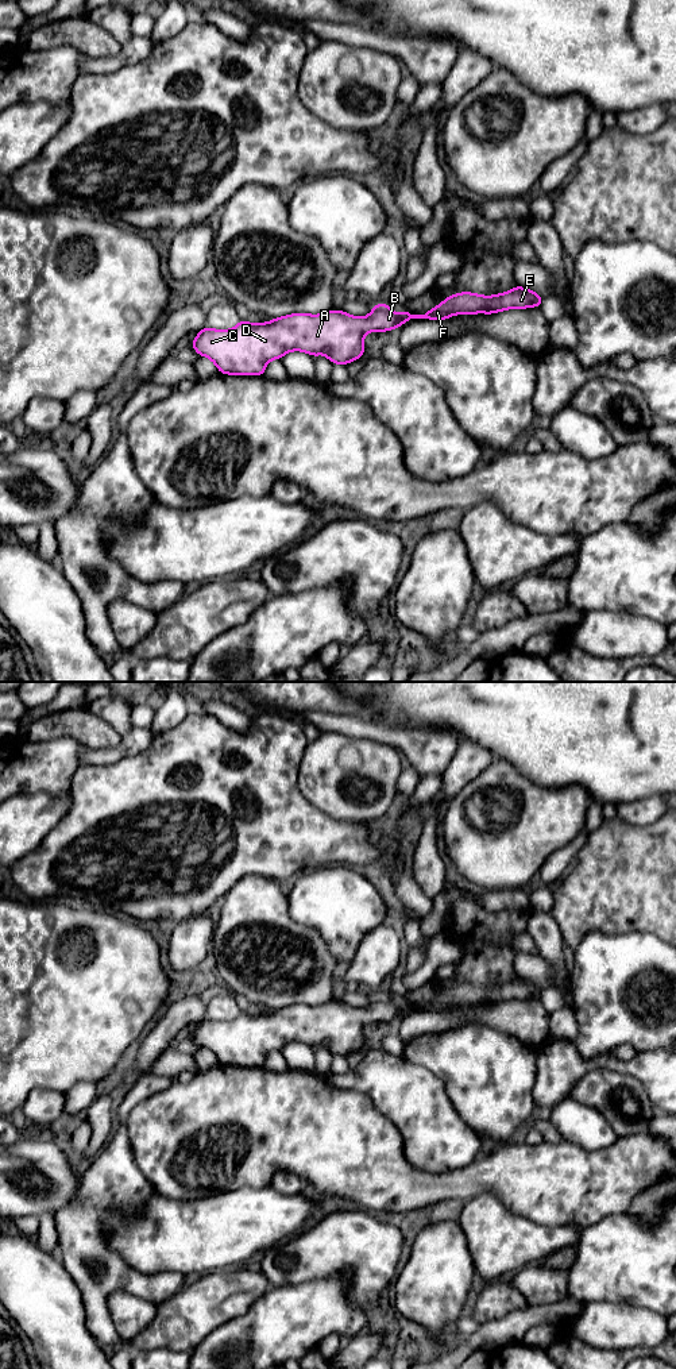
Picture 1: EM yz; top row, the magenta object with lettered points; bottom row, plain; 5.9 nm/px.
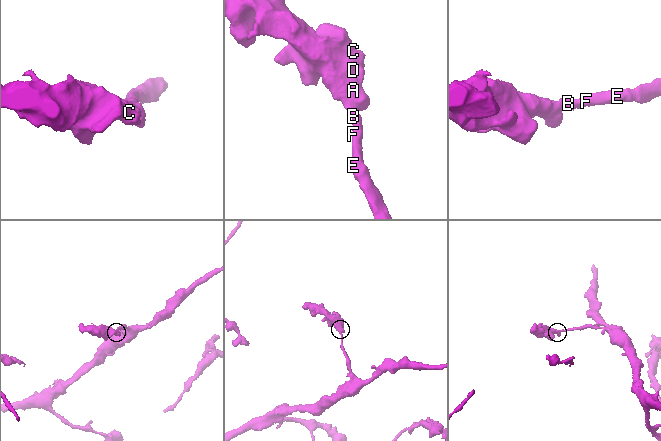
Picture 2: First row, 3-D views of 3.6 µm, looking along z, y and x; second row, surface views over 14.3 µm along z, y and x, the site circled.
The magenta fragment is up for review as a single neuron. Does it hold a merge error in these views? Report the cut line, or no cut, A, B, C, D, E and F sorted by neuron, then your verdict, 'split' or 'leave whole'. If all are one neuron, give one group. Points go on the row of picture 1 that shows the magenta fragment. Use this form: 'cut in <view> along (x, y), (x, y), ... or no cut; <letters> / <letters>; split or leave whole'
no cut; A B C D E F; leave whole

